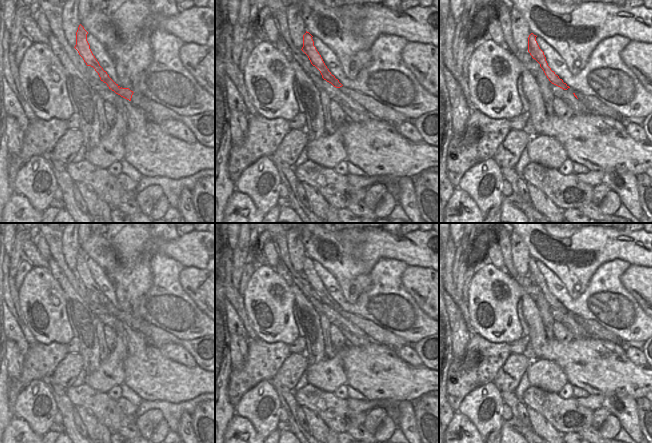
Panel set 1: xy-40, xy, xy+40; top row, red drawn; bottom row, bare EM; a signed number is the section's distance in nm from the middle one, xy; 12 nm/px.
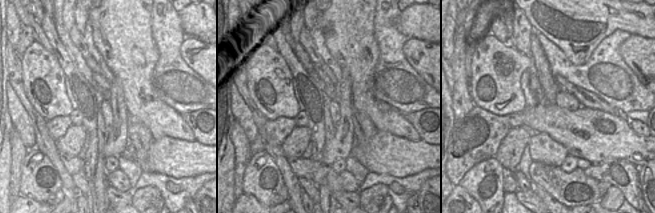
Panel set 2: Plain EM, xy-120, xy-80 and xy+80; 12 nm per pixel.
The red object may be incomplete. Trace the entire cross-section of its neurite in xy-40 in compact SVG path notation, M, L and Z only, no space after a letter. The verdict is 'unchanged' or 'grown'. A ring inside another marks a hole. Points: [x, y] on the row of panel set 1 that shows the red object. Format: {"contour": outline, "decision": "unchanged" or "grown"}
{"contour": "M80 24L78 30L76 32L76 45L75 49L78 51L79 55L83 58L84 62L87 66L91 66L98 73L100 80L107 84L109 89L114 91L116 94L121 97L131 101L133 91L129 88L122 88L118 84L116 84L107 74L106 71L100 66L99 62L93 55L90 45L87 41L88 32L84 29L84 27Z", "decision": "unchanged"}

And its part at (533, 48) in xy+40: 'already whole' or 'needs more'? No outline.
already whole

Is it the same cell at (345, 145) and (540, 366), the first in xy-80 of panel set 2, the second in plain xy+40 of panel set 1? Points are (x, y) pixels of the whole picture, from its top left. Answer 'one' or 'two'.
one

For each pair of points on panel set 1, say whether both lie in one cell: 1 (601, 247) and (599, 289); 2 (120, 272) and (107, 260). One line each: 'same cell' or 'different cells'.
1: different cells
2: different cells

